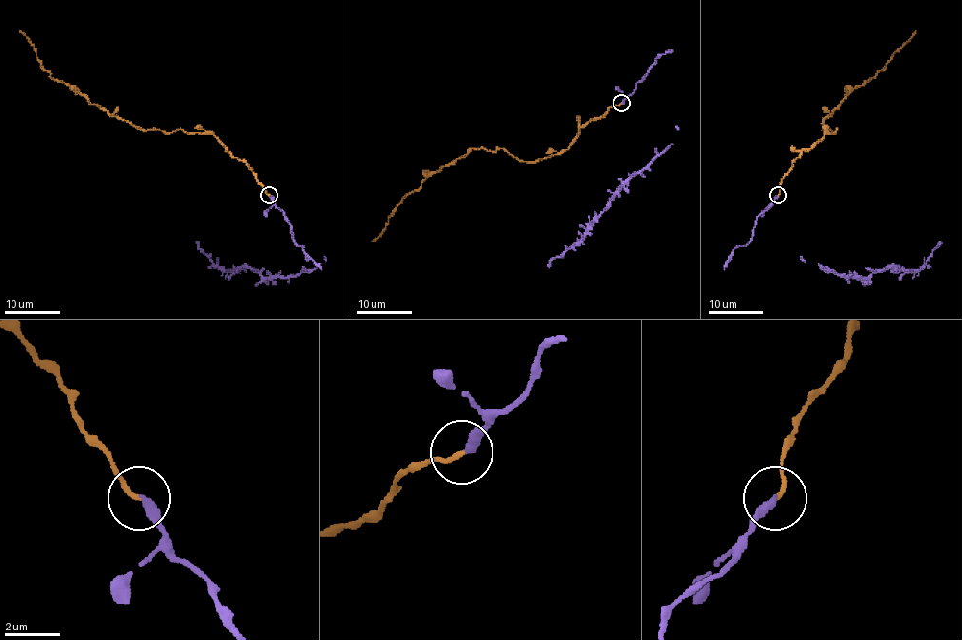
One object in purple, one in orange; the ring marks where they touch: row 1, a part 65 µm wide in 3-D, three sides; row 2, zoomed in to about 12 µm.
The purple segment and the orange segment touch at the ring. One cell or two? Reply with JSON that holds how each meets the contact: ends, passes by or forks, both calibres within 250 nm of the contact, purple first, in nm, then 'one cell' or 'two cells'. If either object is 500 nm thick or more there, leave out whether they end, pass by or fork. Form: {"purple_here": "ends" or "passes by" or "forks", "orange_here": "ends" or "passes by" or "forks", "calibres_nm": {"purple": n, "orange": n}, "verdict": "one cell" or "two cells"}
{"purple_here": "ends", "orange_here": "ends", "calibres_nm": {"purple": 320, "orange": 160}, "verdict": "one cell"}

